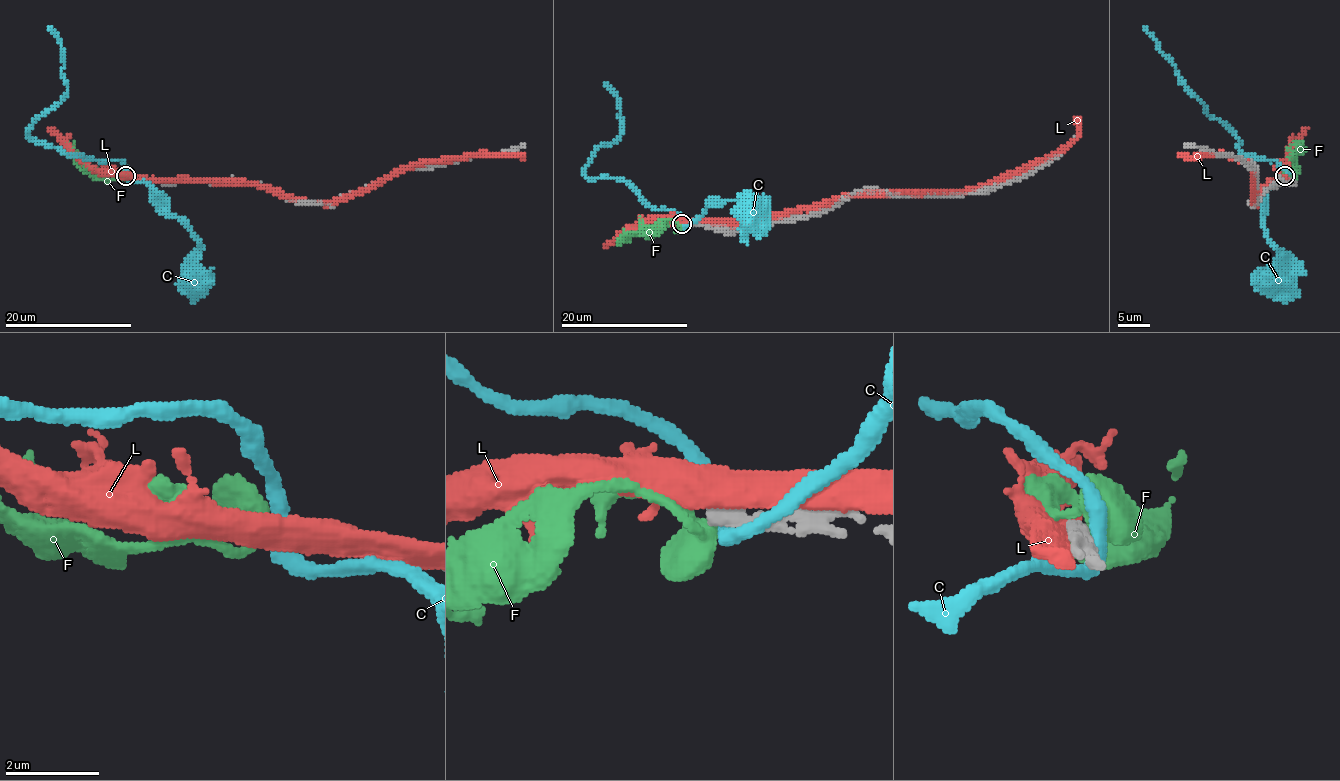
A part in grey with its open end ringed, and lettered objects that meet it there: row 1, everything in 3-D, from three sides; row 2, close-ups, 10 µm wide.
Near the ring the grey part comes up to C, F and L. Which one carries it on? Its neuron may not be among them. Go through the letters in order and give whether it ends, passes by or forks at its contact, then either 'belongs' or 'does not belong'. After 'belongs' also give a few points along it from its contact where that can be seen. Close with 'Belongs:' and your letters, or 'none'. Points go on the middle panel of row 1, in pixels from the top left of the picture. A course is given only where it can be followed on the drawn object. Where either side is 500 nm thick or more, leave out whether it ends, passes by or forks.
C: it passes by; does not belong
F: it forks; does not belong
L: does not belong
Belongs: none

